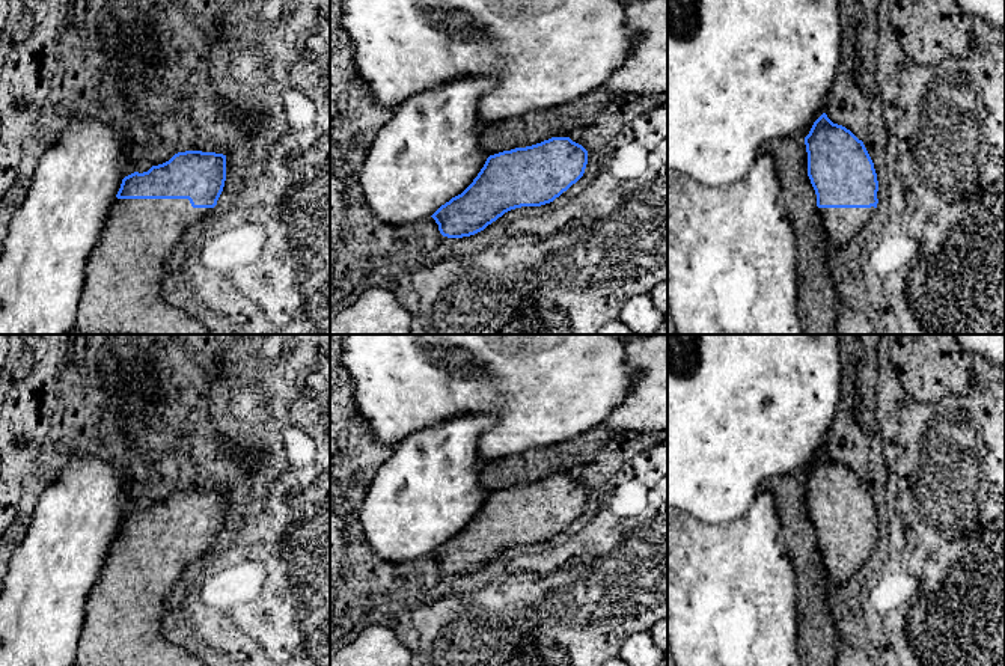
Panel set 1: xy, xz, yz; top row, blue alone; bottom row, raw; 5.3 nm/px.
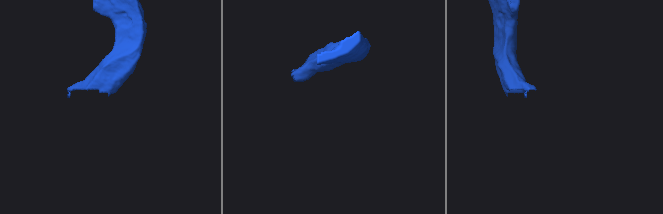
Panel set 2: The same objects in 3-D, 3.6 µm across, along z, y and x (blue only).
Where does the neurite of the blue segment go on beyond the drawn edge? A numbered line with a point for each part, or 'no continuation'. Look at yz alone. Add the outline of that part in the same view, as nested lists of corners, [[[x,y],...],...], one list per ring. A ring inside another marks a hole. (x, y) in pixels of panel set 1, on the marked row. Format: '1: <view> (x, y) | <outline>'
1: yz (843, 225) | [[[818,208],[832,247],[853,243],[868,225],[875,208]]]

